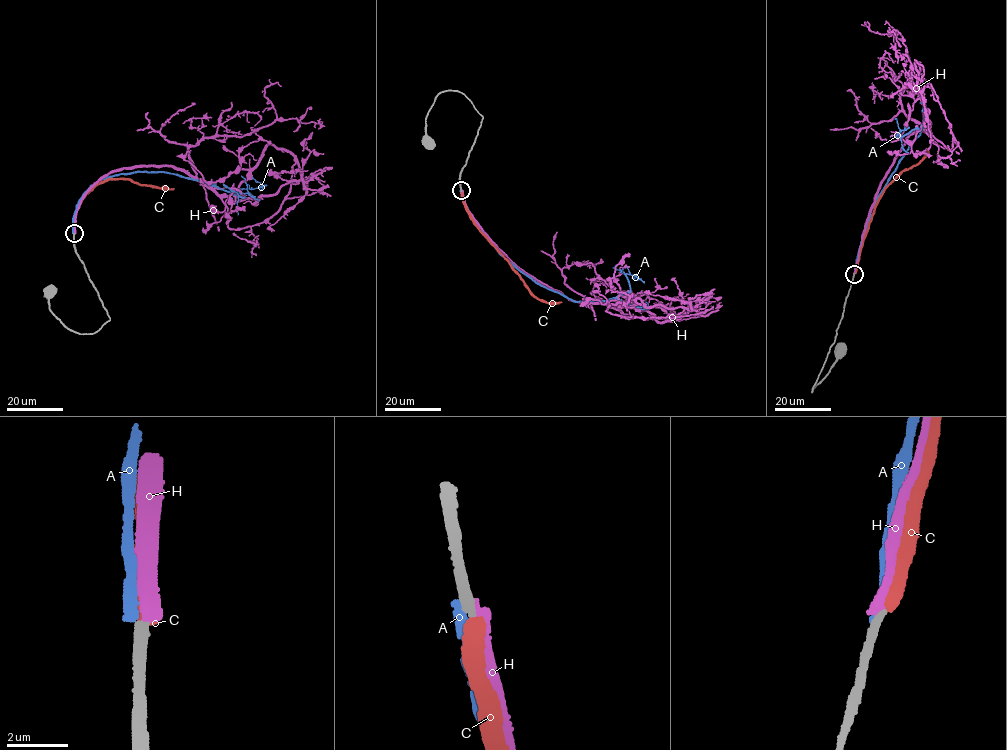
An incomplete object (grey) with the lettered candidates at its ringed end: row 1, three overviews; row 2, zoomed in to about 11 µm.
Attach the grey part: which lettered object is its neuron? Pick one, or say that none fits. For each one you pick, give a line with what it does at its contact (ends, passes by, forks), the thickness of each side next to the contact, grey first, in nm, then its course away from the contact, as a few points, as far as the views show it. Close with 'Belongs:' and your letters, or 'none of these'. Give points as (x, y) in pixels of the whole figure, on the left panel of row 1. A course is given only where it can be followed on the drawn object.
Belongs: none of these

